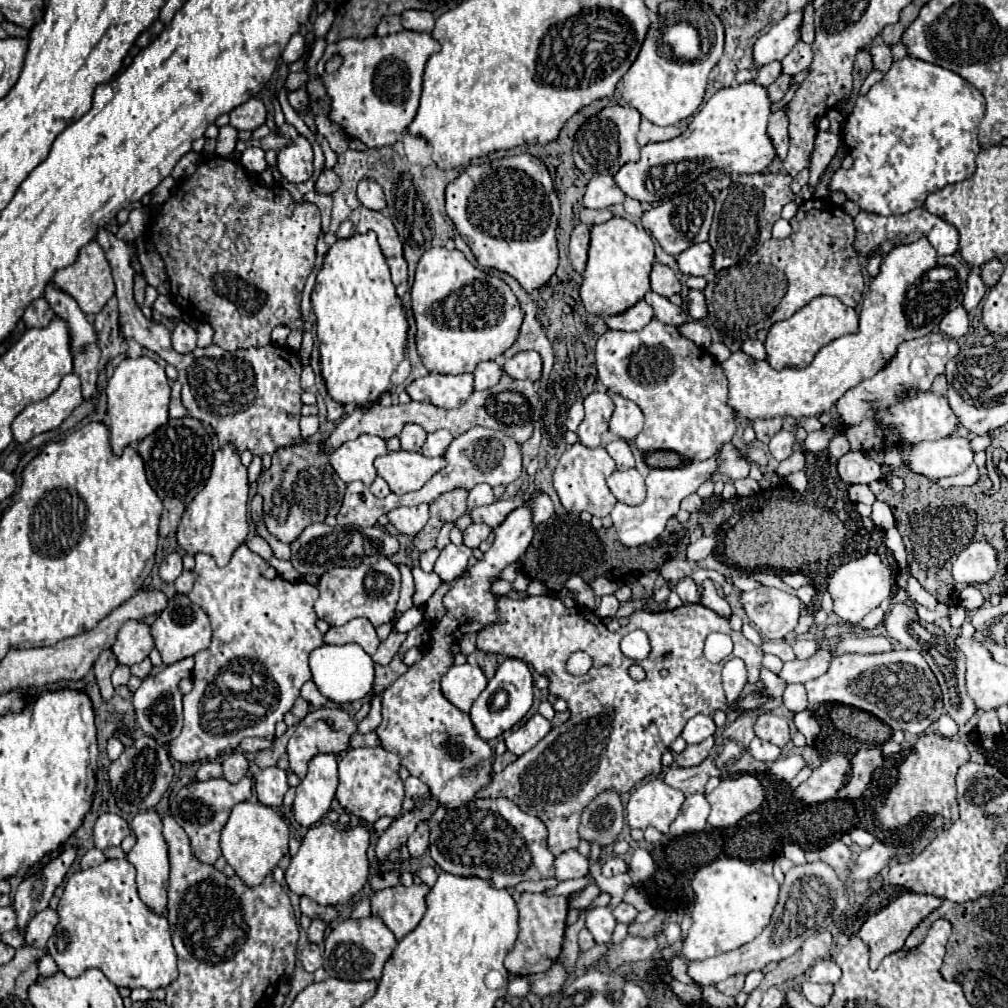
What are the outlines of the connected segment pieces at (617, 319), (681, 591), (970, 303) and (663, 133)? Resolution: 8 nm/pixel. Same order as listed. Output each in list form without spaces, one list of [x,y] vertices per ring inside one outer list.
[[[639,301],[633,305],[629,311],[613,317],[605,317],[605,323],[609,329],[619,329],[619,331],[639,331],[643,329],[651,319],[655,317],[653,307],[647,301]]]
[[[685,577],[677,583],[675,587],[677,595],[681,597],[683,603],[697,603],[699,601],[699,595],[697,595],[697,587],[695,587],[695,581],[691,577]]]
[[[969,273],[967,293],[965,293],[965,299],[963,299],[963,307],[965,307],[967,311],[973,311],[983,297],[985,297],[985,285],[983,285],[983,281],[981,281],[981,275]]]
[[[643,119],[641,121],[641,131],[639,131],[639,145],[647,145],[647,143],[659,143],[659,141],[669,141],[669,139],[675,139],[681,135],[681,129],[679,127],[659,127],[659,125],[653,125],[651,121]]]

